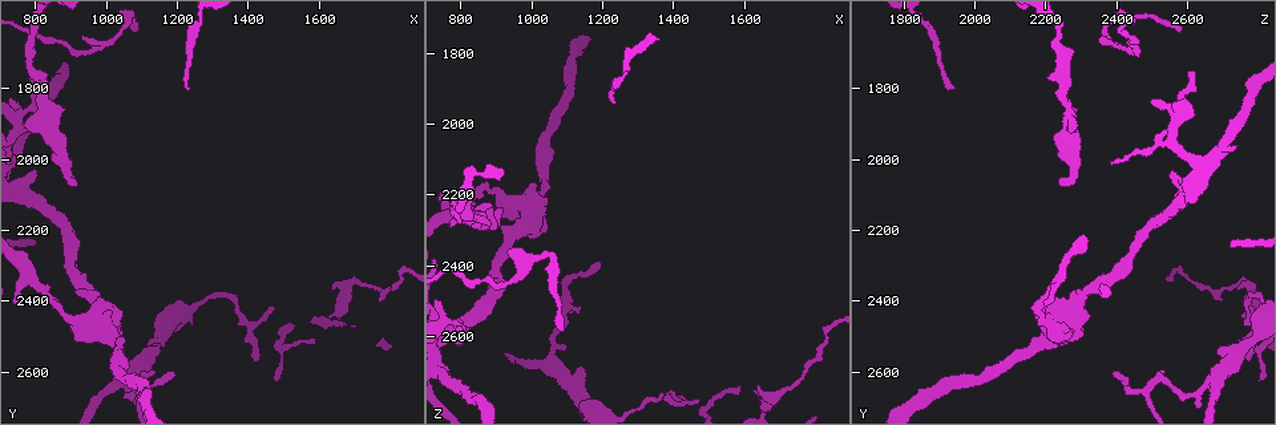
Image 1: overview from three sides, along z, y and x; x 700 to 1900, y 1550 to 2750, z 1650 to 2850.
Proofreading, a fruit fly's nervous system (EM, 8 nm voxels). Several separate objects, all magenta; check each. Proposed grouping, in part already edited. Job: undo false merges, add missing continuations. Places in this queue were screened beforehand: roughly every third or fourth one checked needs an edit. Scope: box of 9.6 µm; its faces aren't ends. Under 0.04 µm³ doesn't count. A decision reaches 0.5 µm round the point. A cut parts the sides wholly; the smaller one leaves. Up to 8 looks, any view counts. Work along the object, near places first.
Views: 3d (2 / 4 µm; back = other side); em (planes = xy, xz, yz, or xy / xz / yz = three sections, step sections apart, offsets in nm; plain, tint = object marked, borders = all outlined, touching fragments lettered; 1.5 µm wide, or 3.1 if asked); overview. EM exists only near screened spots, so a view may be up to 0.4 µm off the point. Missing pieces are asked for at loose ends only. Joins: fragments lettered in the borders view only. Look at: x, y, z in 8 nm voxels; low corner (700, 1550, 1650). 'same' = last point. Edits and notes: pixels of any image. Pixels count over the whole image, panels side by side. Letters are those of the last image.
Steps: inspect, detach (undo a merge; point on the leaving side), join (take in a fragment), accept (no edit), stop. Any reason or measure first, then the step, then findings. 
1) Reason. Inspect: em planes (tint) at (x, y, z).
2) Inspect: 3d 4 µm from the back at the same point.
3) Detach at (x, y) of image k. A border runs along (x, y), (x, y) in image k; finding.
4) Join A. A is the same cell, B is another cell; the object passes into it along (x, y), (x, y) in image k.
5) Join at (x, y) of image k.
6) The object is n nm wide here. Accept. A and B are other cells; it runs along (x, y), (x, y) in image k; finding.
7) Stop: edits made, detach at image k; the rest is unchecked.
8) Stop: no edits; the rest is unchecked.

Inspect: em planes (tint) at (1200, 2610, 2390).

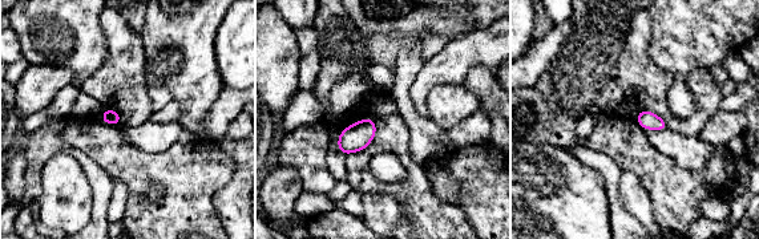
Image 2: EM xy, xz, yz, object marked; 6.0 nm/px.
What lies round it. Inspect: em planes (borders) at the same point.

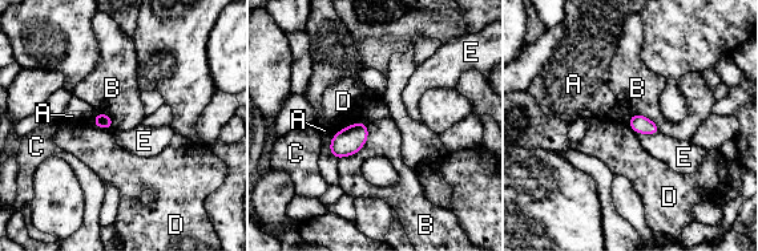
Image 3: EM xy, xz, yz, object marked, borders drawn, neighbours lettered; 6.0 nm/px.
Accept. A, B, C, D and E are other cells; a border runs along (369, 126), (366, 142), (338, 160) in image 3; no lettered fragment goes on from it.

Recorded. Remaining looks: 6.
Thin end. Inspect: em yz step 4 (tint) at (1430, 2570, 2770).

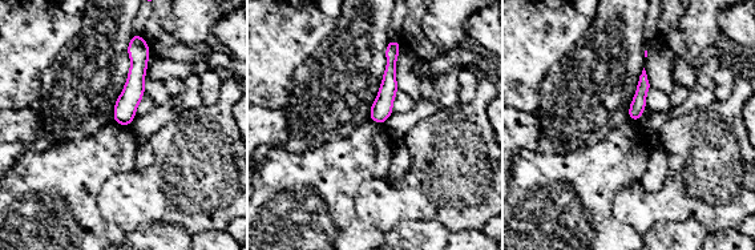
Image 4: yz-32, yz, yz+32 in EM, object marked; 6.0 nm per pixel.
Inspect: em yz step 4 (borders) at the same point.

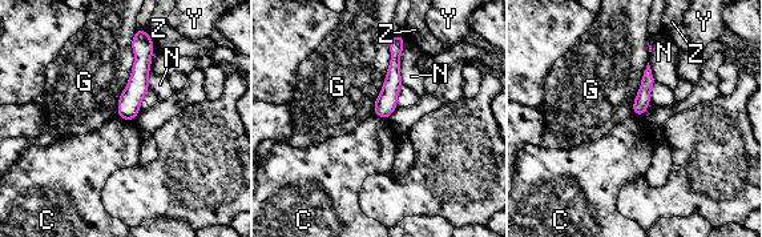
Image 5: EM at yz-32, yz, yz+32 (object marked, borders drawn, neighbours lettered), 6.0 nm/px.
The longest contact is with G, 550 nm. Accept. C, G, N, Y and Z are other cells; a border runs along (117, 115), (133, 121) in image 5; no lettered fragment goes on from it.

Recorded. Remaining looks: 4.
Free end. Inspect: 3d 2 µm from the back at (910, 2060, 2240).

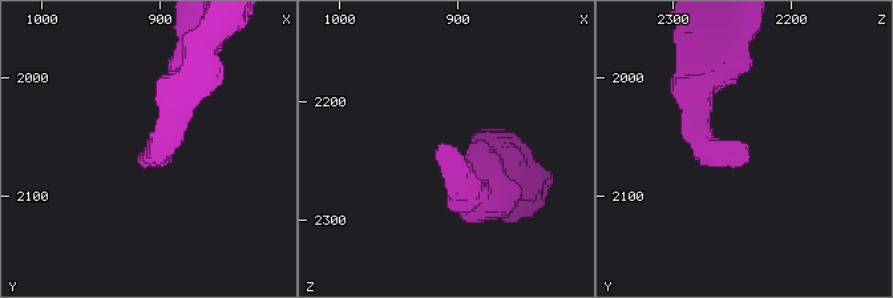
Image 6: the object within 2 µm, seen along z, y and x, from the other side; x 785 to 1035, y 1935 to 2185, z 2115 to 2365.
Inspect: em planes (borders) at (912, 2062, 2234).

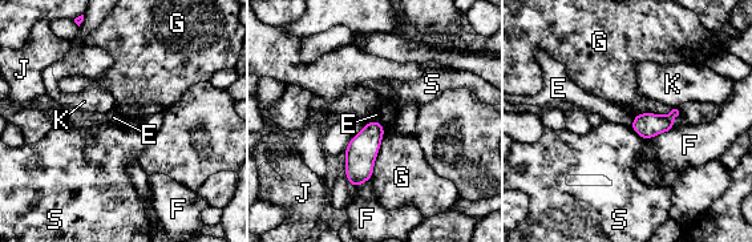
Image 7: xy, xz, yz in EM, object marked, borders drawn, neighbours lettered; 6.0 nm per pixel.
Accept. E, F, G, J, K and S are other cells; a border runs along (377, 120), (367, 122) in image 7; no lettered fragment goes on from it.

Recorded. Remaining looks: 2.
Stop: no edits; the rest is unchecked.

